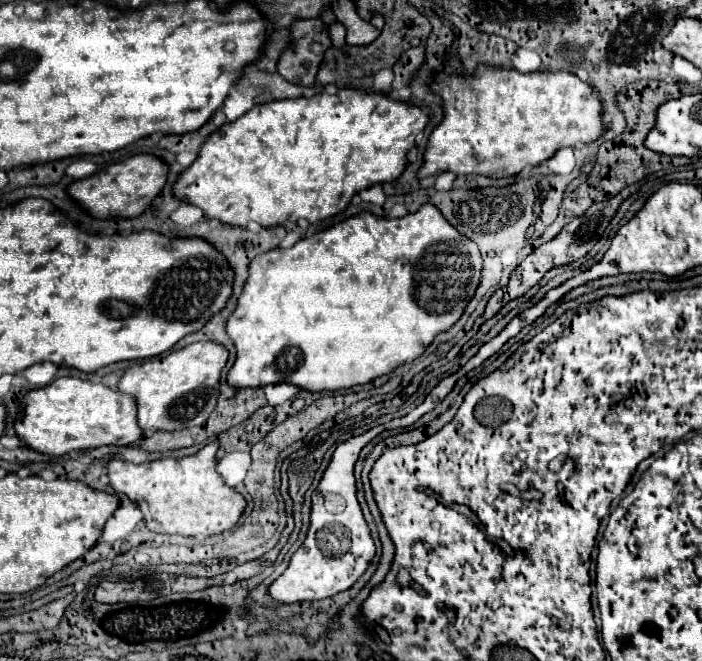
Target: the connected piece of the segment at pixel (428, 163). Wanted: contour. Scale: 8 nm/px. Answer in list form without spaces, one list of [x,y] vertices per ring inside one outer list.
[[[479,64],[469,76],[439,76],[431,90],[443,98],[443,122],[429,136],[417,178],[447,170],[455,176],[517,176],[523,168],[549,160],[559,148],[593,142],[605,130],[601,100],[573,72],[523,74],[515,68]]]

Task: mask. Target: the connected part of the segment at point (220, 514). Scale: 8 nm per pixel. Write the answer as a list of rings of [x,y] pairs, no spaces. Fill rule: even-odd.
[[[209,442],[193,456],[159,458],[145,464],[129,464],[119,458],[109,460],[107,476],[115,492],[123,492],[137,502],[145,516],[145,524],[157,534],[181,536],[215,536],[235,526],[245,510],[245,498],[223,484],[215,468],[219,444]]]

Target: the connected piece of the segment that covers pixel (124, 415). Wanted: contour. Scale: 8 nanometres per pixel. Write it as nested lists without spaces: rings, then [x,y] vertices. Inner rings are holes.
[[[57,378],[45,388],[29,390],[23,396],[23,418],[13,422],[13,428],[23,444],[47,456],[99,446],[129,446],[143,440],[133,396],[79,378]]]

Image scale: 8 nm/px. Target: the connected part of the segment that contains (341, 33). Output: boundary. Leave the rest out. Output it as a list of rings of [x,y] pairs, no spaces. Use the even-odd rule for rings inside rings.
[[[331,24],[329,26],[329,34],[331,34],[331,46],[345,46],[345,28],[343,24]]]

